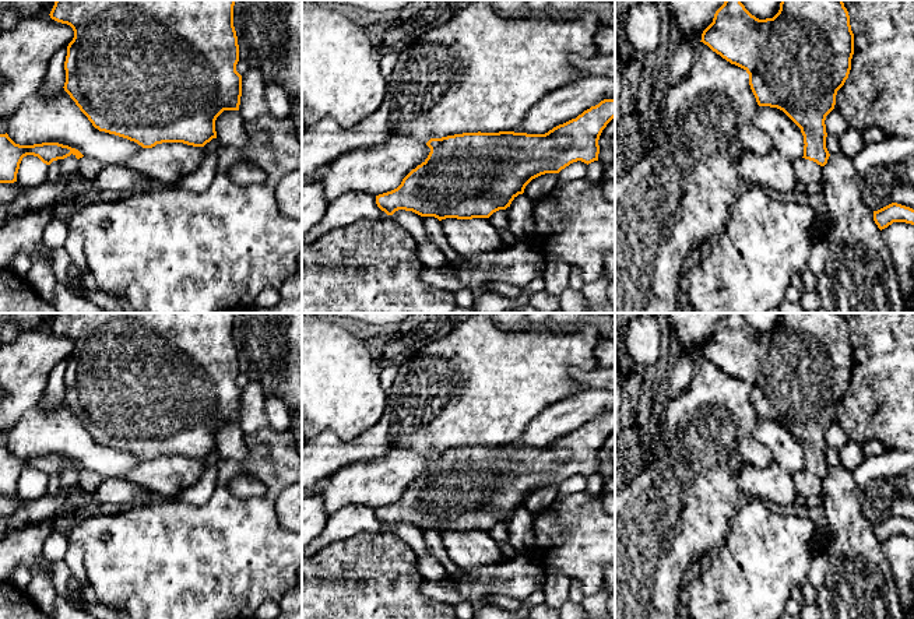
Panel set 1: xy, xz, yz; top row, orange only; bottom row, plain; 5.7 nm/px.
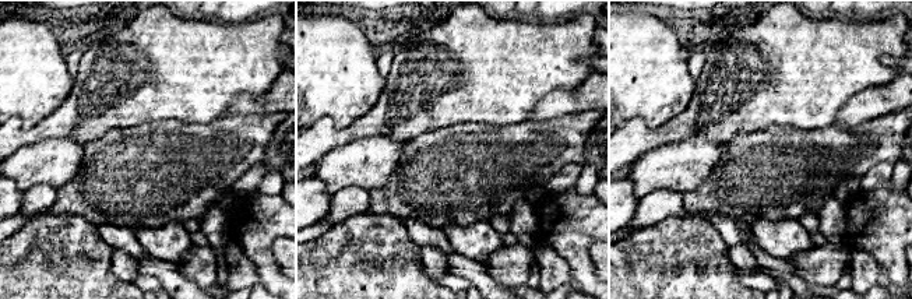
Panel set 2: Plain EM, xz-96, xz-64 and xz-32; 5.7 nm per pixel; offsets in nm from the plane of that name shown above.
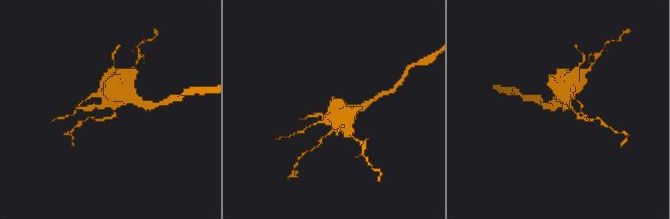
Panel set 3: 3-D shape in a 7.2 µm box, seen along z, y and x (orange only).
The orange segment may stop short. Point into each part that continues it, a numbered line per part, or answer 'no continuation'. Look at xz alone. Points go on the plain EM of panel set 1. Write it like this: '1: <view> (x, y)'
no continuation

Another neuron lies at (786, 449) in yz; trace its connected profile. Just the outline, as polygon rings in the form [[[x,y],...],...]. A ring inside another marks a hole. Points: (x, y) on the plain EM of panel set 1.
[[[759,419],[753,436],[767,447],[773,461],[791,475],[804,469],[801,442],[780,422]]]

